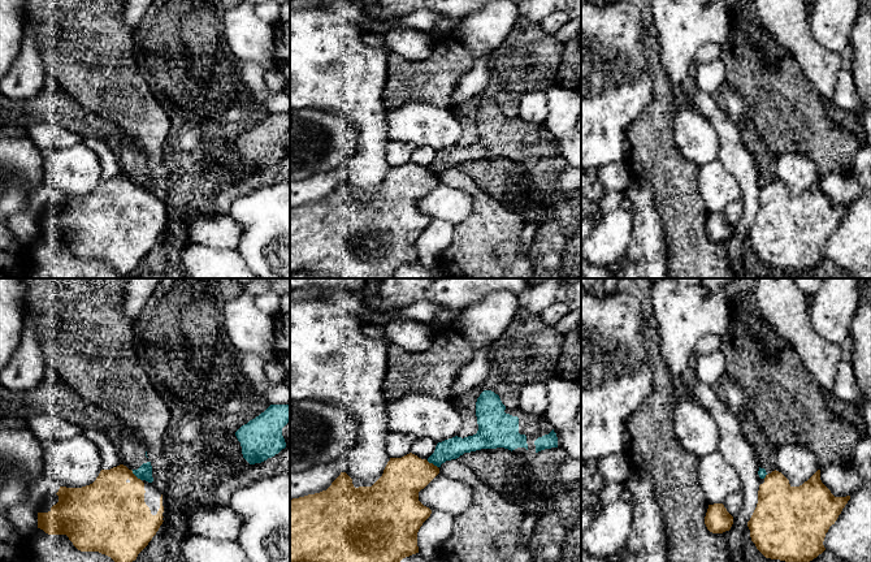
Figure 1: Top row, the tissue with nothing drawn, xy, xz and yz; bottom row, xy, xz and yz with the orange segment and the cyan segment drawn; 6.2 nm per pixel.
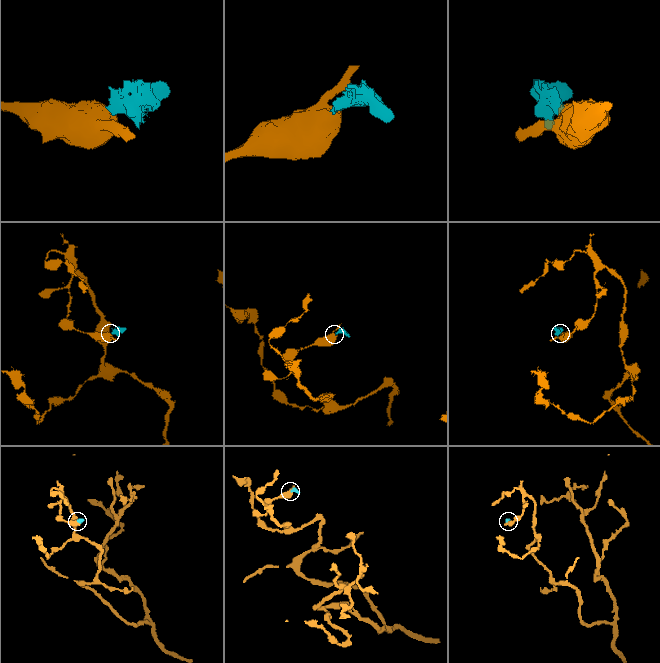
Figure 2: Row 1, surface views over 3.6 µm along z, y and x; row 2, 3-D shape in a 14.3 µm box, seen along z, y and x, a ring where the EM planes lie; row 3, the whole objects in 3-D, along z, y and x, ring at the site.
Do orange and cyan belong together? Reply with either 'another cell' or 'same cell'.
another cell

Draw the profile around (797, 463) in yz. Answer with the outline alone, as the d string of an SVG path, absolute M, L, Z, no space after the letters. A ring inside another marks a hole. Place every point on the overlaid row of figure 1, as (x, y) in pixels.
M788 444L777 449L775 470L789 480L790 487L800 487L819 468L815 455L809 448Z

